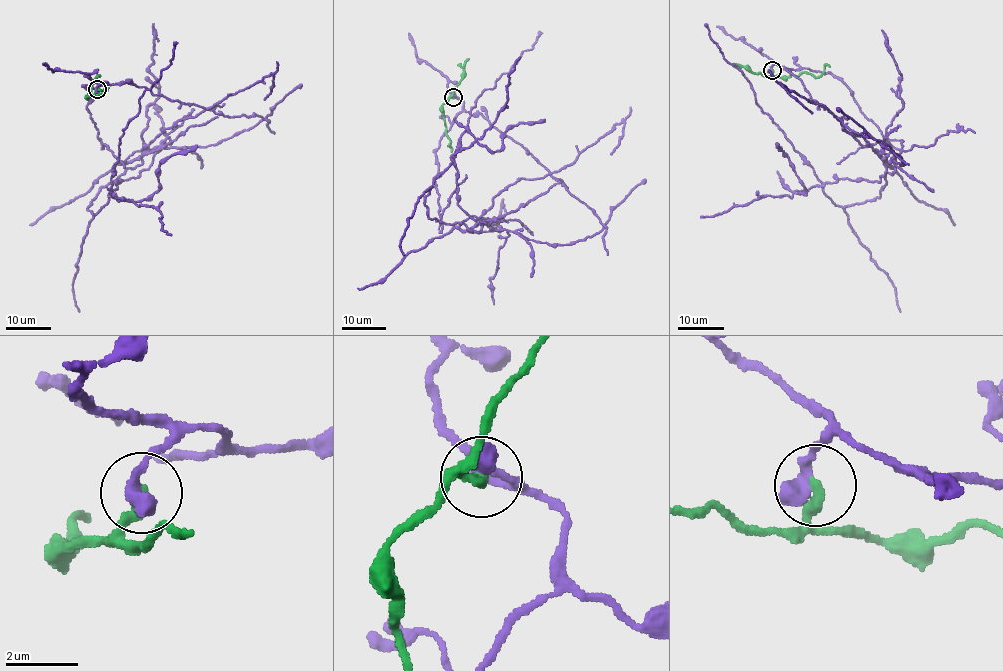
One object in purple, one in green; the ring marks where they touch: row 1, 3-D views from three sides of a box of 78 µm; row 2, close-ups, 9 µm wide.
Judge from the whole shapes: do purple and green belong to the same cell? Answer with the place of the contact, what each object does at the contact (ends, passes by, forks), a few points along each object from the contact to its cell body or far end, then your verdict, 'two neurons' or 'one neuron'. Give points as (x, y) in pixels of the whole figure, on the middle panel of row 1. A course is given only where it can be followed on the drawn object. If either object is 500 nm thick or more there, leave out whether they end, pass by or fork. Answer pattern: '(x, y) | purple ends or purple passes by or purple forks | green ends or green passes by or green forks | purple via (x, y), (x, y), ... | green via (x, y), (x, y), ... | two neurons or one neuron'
(453, 97) | purple via (453, 97), (549, 174), (518, 179), (468, 230), (492, 219), (458, 204), (459, 138), (541, 33) | green via (453, 97), (442, 105), (451, 152) | two neurons

